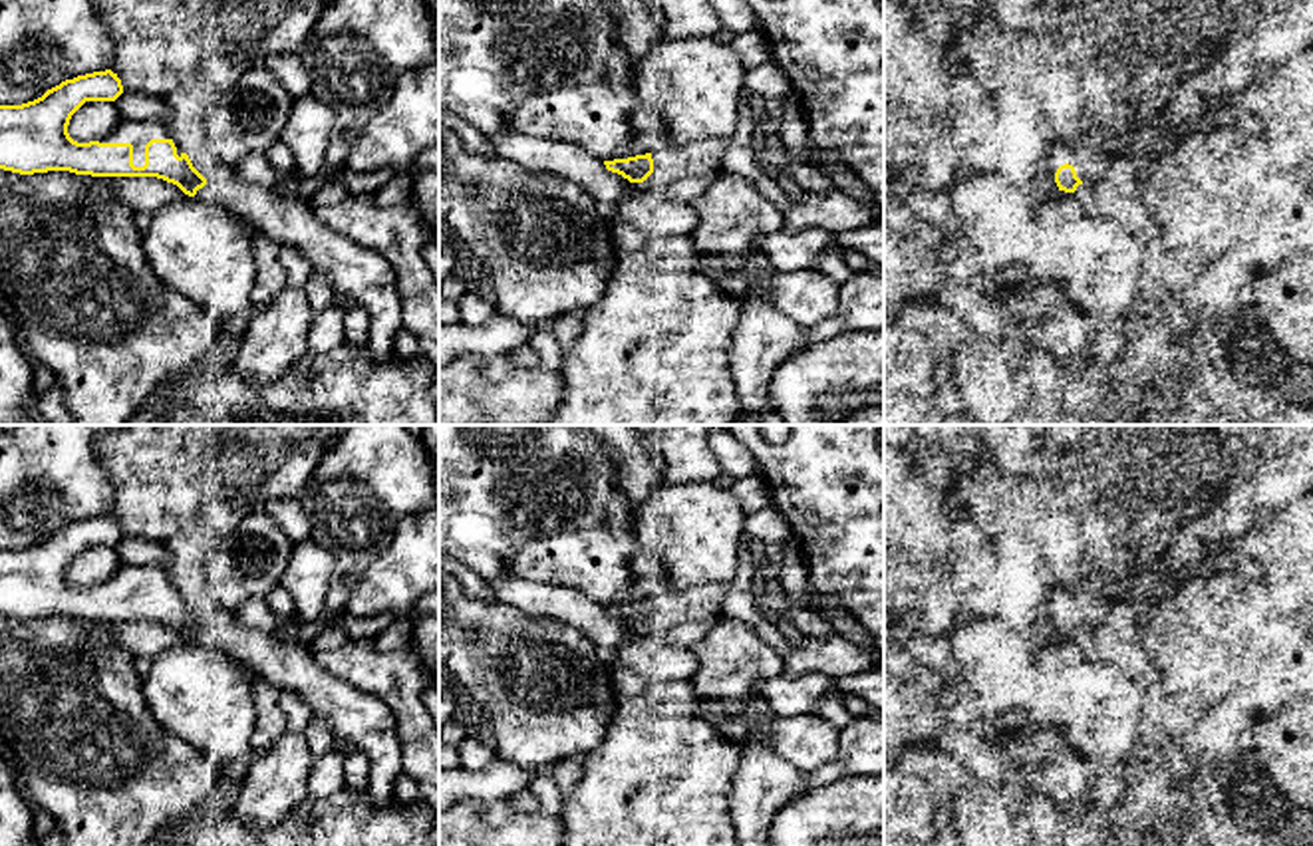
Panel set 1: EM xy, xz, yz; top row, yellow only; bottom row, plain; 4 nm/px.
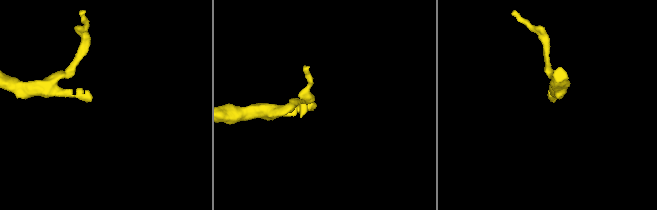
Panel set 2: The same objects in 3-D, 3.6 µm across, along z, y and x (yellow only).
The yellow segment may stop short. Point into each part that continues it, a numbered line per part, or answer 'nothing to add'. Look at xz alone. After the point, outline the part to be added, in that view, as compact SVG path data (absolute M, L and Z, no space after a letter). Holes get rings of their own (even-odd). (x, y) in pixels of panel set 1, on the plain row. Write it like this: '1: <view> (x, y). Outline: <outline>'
1: xz (672, 608). Outline: M719 584L663 590L652 598L652 622L665 632L681 624L721 618L723 598L725 588Z

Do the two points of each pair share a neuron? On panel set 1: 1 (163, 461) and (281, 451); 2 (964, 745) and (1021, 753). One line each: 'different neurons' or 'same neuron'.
1: same neuron
2: same neuron

